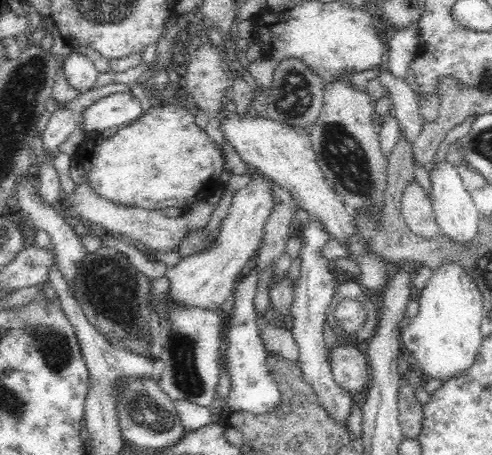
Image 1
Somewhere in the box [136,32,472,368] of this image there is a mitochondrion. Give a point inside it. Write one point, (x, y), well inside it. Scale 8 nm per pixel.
(343, 153)

